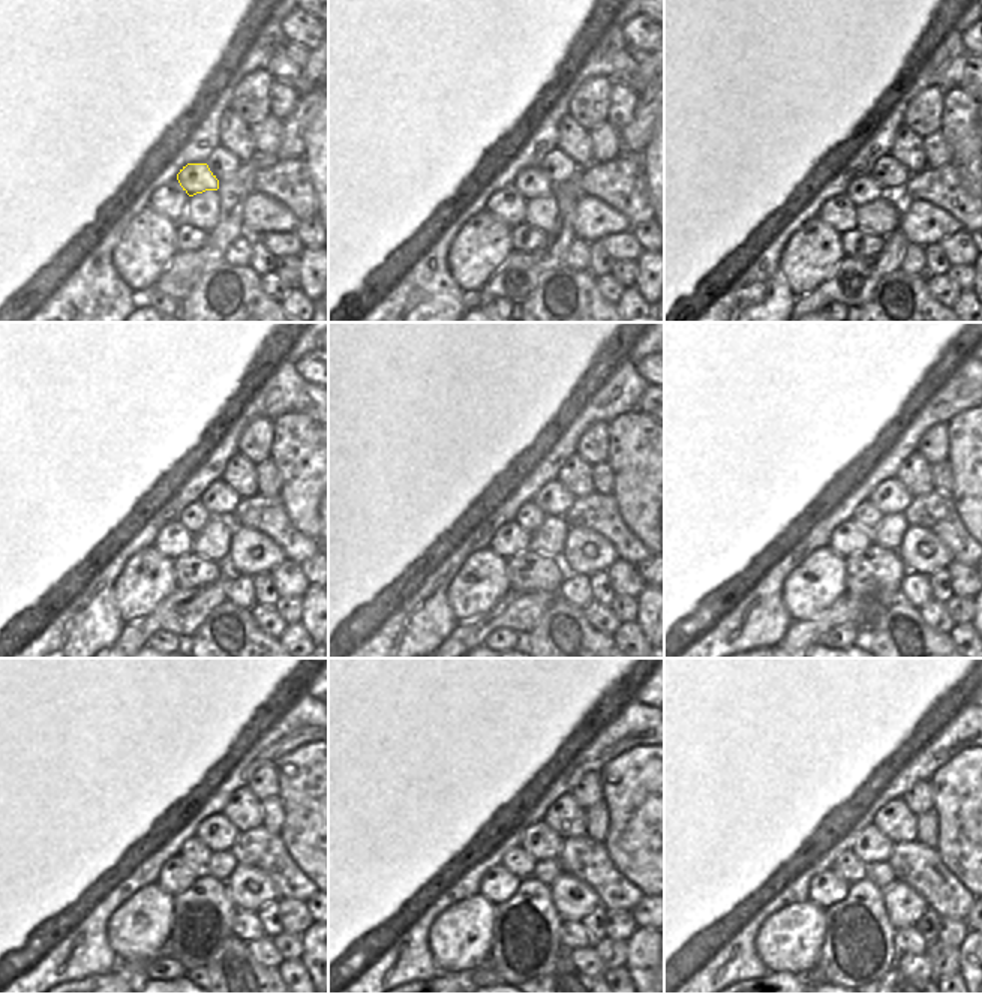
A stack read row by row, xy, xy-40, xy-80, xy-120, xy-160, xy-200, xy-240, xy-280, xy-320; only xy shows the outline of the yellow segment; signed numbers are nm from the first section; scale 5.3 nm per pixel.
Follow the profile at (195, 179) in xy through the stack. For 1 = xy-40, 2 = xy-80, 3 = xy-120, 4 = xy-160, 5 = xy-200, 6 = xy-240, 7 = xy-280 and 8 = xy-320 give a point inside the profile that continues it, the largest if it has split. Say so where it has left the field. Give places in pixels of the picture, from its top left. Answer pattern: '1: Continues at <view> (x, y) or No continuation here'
1: Continues at xy-40 (531, 183)
2: Continues at xy-80 (862, 189)
3: Continues at xy-120 (194, 516)
4: Continues at xy-160 (529, 517)
5: Continues at xy-200 (865, 514)
6: Continues at xy-240 (195, 852)
7: Continues at xy-280 (516, 861)
8: Continues at xy-320 (847, 864).

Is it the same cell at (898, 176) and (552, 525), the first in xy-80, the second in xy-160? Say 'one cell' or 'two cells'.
two cells

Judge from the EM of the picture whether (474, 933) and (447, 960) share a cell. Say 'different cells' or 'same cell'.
same cell

